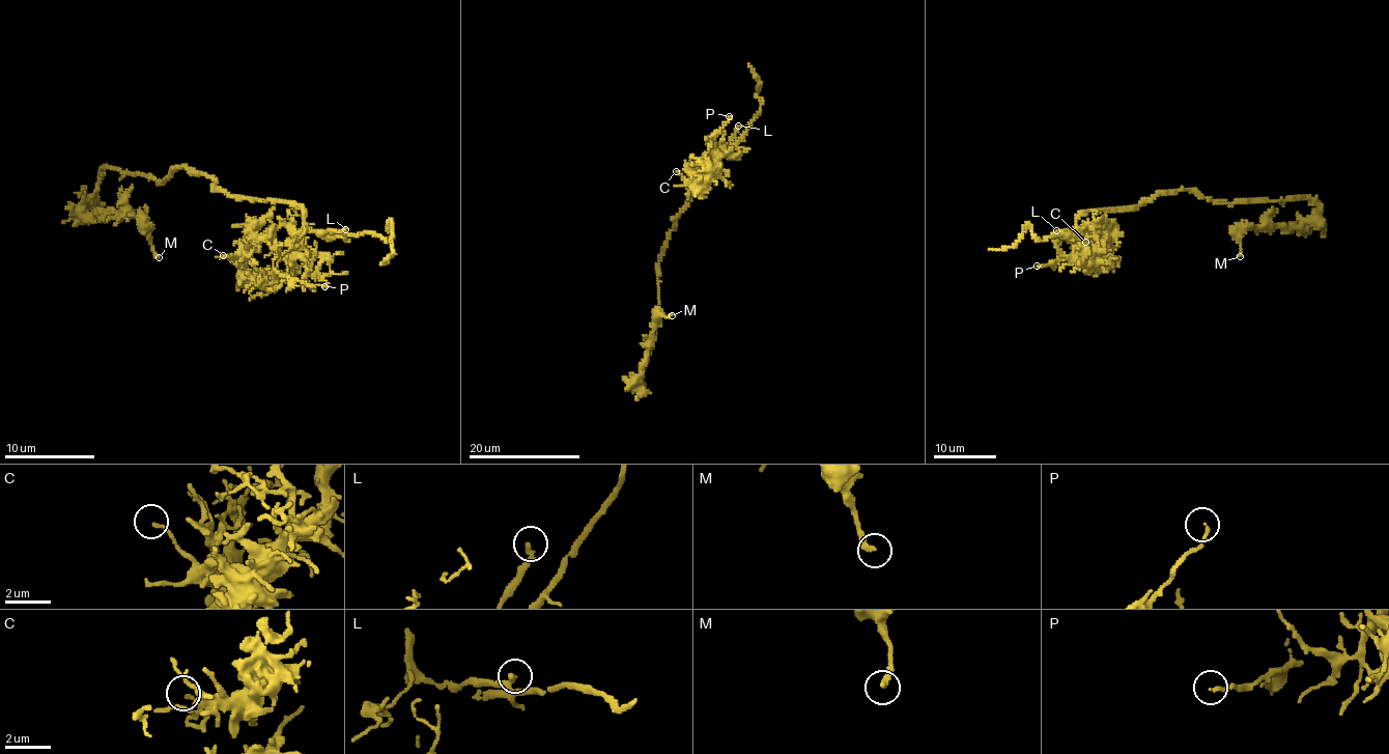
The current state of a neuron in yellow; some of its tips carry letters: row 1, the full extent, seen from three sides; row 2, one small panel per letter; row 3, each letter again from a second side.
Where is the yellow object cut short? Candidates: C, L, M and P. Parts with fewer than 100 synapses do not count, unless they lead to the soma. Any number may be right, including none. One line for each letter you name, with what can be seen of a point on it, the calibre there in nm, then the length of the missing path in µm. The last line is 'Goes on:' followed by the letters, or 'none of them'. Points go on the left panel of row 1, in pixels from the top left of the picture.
Goes on: none of them

